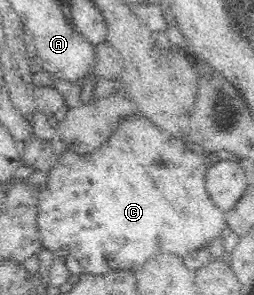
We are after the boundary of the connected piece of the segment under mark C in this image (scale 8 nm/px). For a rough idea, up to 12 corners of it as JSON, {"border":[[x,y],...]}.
{"border":[[136,114],[59,151],[42,249],[140,269],[227,229],[200,155]]}

